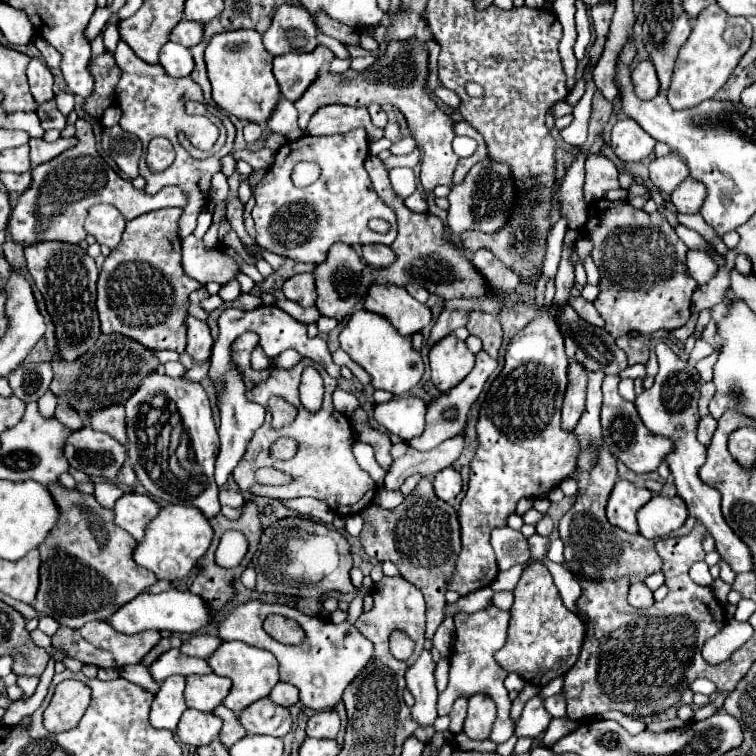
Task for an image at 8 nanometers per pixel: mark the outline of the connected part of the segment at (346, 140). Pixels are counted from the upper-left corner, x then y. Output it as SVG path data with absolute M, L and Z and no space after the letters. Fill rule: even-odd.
M354 129L350 133L312 137L304 135L300 141L284 145L272 167L266 171L262 183L254 191L256 207L252 209L252 219L256 227L256 243L284 257L322 263L328 255L332 243L342 241L348 245L360 243L382 243L392 245L396 239L396 213L390 209L378 193L372 189L370 177L364 169L364 159L368 157L368 139L364 129ZM312 161L320 167L320 177L316 183L298 189L292 185L290 173L296 163ZM370 219L384 219L390 223L388 233L376 233L368 227Z

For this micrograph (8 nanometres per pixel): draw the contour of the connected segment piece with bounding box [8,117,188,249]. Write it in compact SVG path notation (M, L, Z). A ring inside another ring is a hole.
M80 117L76 121L76 137L80 139L80 143L74 149L68 149L68 153L56 157L56 161L48 161L48 165L32 169L32 183L12 209L8 229L14 243L22 249L40 241L62 241L70 245L82 243L86 239L86 213L96 203L114 205L128 221L164 207L186 207L188 197L176 185L160 189L156 195L148 195L144 189L136 189L128 179L116 175L114 169L100 157L96 149L94 129L88 119Z

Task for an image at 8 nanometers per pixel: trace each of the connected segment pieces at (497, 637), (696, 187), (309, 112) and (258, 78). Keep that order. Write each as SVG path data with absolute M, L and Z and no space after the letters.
M488 605L486 609L480 609L476 613L460 613L454 617L456 623L456 639L450 655L450 683L448 687L438 695L438 715L448 715L454 701L458 697L472 697L472 695L486 695L494 699L498 707L498 721L492 725L490 741L496 745L508 741L514 735L514 723L510 719L510 699L508 691L504 687L506 671L494 661L494 653L506 643L508 635L508 623L510 623L510 611L504 611L496 605Z
M690 175L672 191L670 201L676 205L680 213L698 213L706 197L704 183L692 179Z
M416 39L390 41L386 45L384 55L380 55L374 61L374 65L370 65L364 71L348 69L344 73L332 73L328 69L320 69L318 77L310 83L304 95L294 103L298 109L298 125L300 129L306 129L308 119L314 115L314 111L330 103L362 107L364 101L374 101L374 103L388 103L392 107L398 107L402 115L406 117L410 135L414 137L416 145L426 153L422 159L422 169L420 169L422 185L428 191L432 191L436 185L452 187L454 185L452 173L458 163L458 155L452 151L454 121L434 103L428 91L428 73L430 73L428 49L424 49Z
M238 29L214 35L204 51L204 61L212 83L212 99L218 107L242 121L264 123L270 117L280 97L280 89L272 75L272 55L264 49L258 31Z

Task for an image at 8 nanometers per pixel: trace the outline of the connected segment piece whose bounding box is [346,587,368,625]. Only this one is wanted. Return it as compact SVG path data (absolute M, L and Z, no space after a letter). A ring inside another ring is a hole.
M360 587L360 595L350 603L350 607L348 607L348 619L346 619L348 623L352 623L352 625L354 625L354 623L356 623L356 619L362 615L362 597L364 597L366 593L368 593L368 591Z

